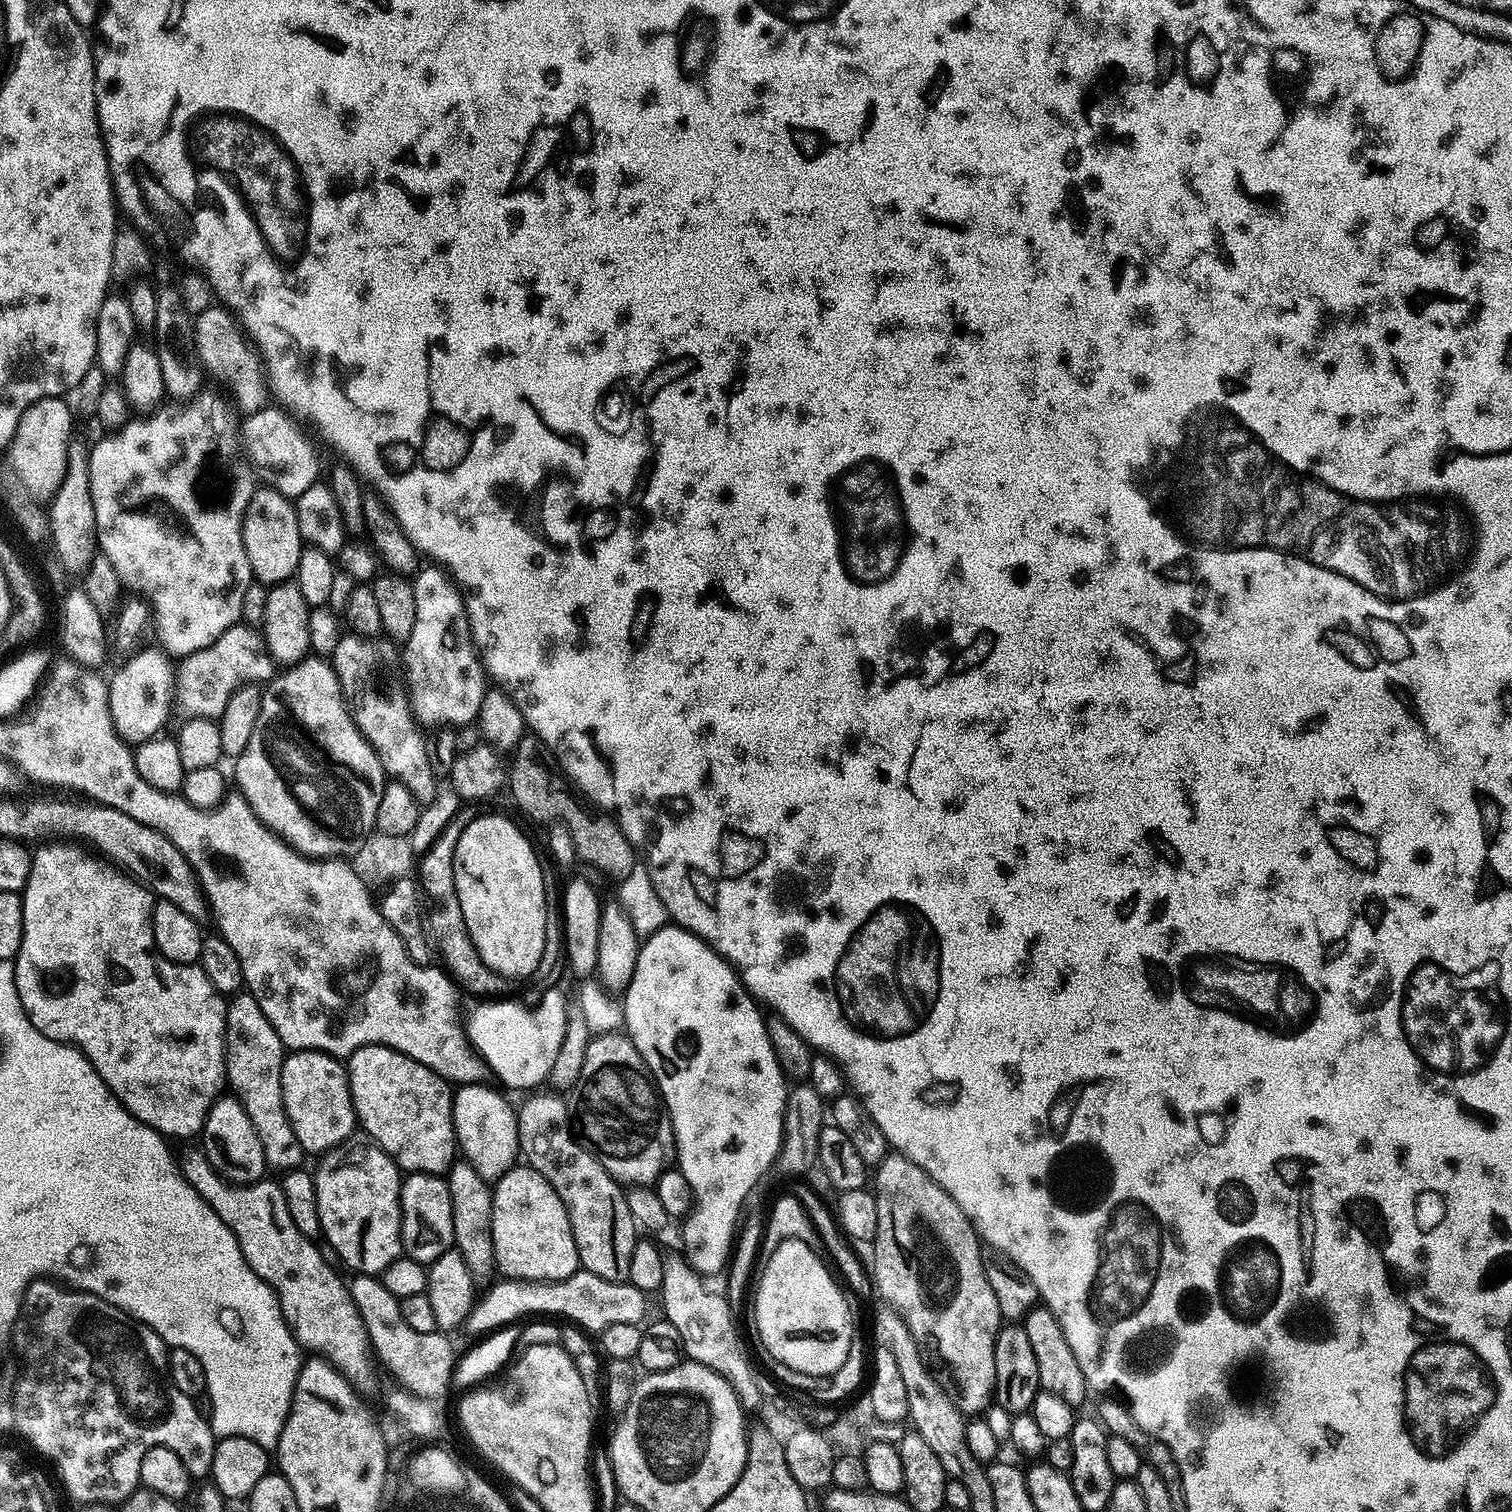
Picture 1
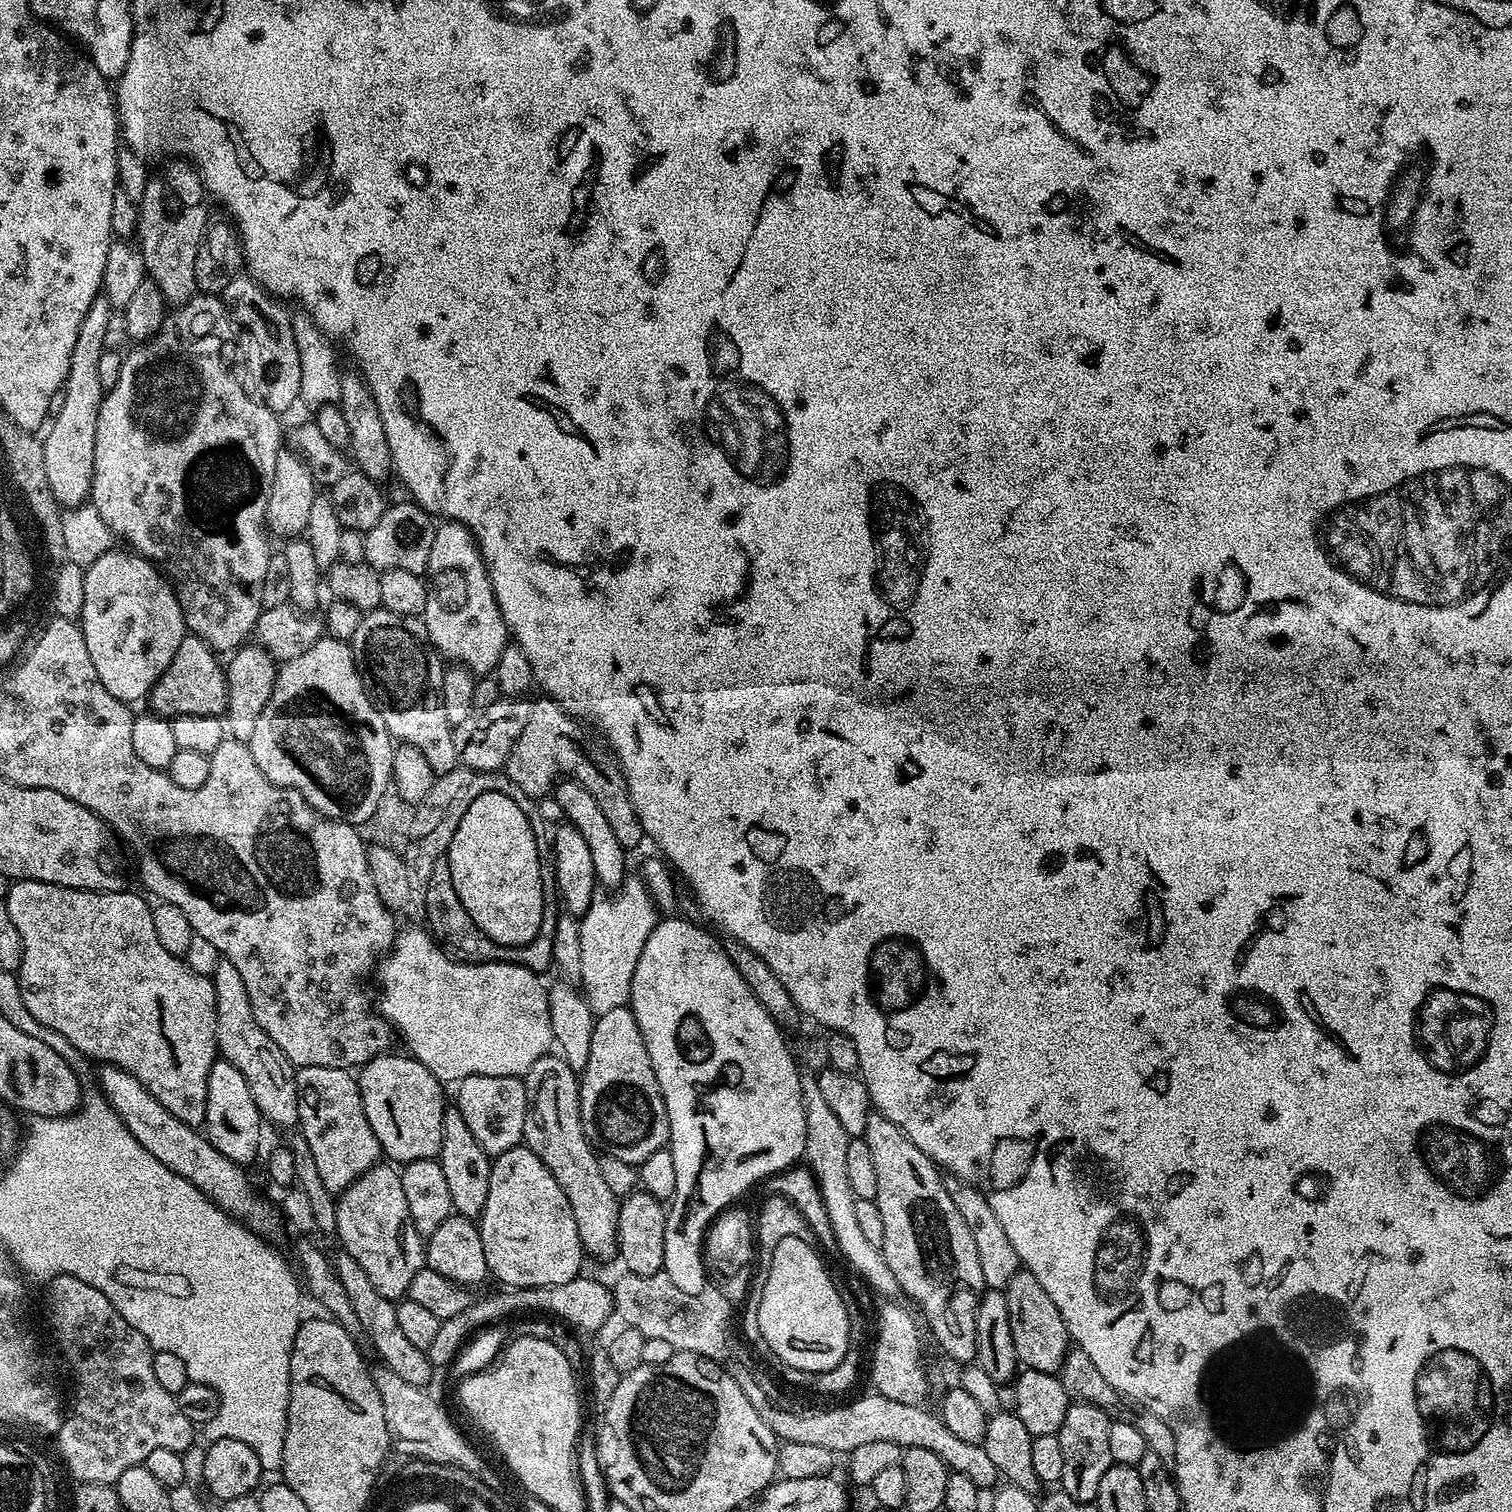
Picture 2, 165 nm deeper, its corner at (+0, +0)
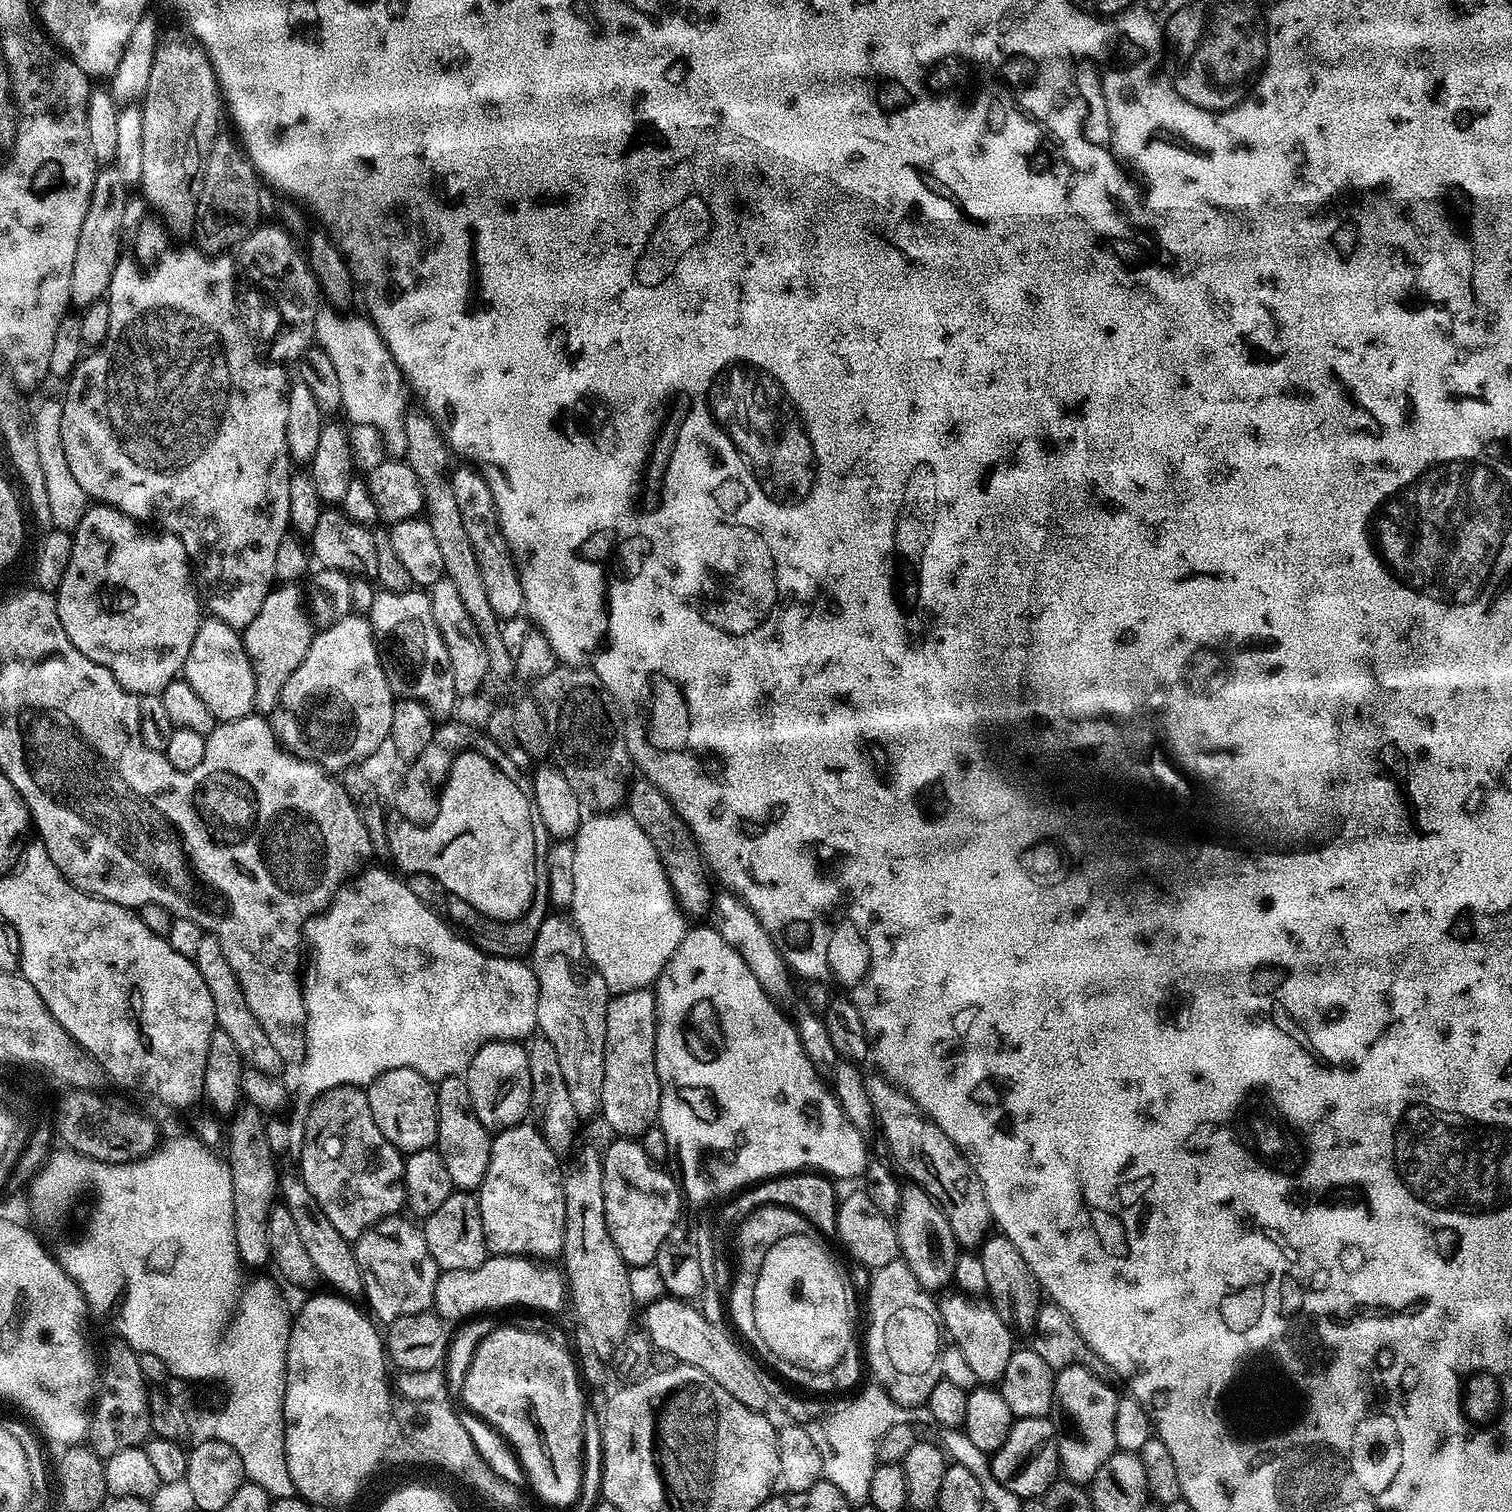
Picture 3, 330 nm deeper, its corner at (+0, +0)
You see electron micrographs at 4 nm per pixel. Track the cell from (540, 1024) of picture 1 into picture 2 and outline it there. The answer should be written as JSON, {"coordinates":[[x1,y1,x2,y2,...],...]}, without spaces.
{"coordinates":[[408,926,405,932,403,929,392,943,392,951,379,963,380,988,384,991,379,1015,395,1029,399,1039,401,1036,408,1043,407,1051,442,1082,459,1082,467,1076,523,1077,554,1044,548,988,540,985,541,977,518,963,451,960,449,953,423,927,418,927]]}

